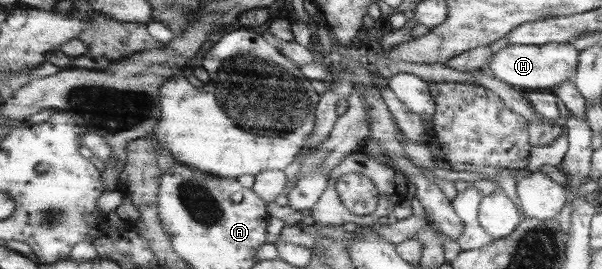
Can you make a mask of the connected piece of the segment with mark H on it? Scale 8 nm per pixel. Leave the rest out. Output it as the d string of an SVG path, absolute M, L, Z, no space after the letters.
M549 43L539 46L507 44L503 49L491 55L491 61L485 71L501 82L511 84L516 90L540 90L540 88L555 88L565 81L572 80L577 68L578 52L569 43Z

